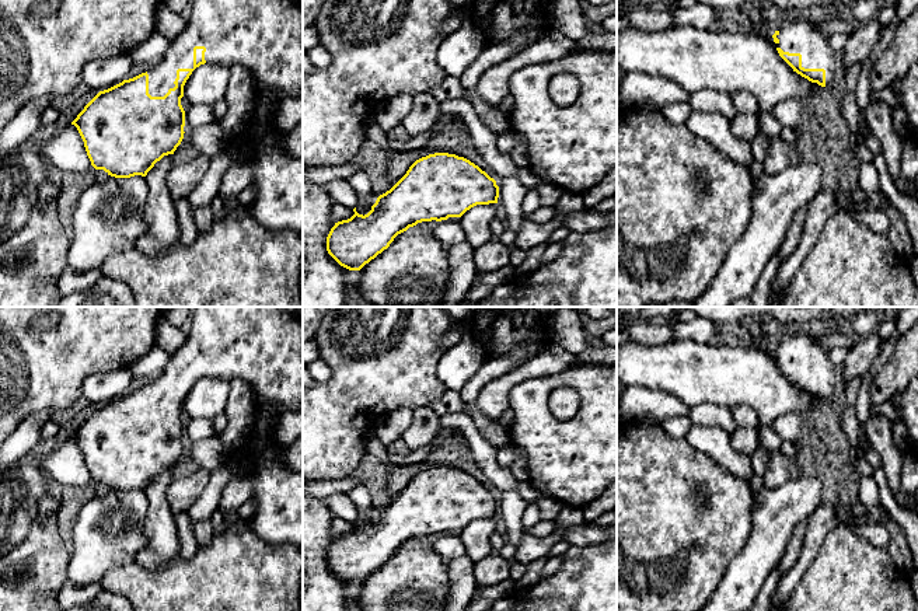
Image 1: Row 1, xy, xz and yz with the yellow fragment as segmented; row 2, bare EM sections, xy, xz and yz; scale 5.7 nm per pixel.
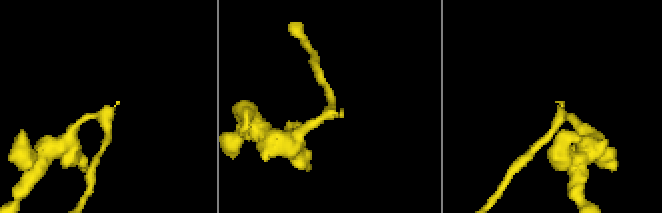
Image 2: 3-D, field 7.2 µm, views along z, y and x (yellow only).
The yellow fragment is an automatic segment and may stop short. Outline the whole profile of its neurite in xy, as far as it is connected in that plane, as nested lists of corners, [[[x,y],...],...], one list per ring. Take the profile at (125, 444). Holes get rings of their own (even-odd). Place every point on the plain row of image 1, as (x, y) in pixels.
[[[196,307],[184,345],[171,355],[164,371],[146,387],[100,405],[71,436],[84,455],[87,469],[95,483],[115,492],[146,490],[164,469],[174,468],[184,453],[185,425],[181,419],[184,399],[192,385],[205,377],[247,381],[256,401],[255,419],[240,448],[252,479],[252,500],[256,504],[248,520],[252,531],[270,544],[303,542],[303,471],[280,460],[285,446],[275,439],[279,418],[303,409],[303,317],[289,314],[282,307]]]

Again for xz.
[[[448,467],[429,468],[416,474],[390,504],[380,509],[367,528],[359,528],[355,521],[350,533],[335,537],[327,551],[327,565],[341,580],[360,584],[409,541],[461,531],[477,519],[498,517],[498,512],[496,495],[470,474]]]

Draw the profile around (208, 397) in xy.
[[[205,377],[196,381],[184,399],[184,411],[191,418],[213,420],[224,412],[230,385],[227,380]]]

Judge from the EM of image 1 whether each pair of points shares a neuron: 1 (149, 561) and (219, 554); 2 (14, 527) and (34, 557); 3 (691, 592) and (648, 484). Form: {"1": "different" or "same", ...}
{"1": "different", "2": "different", "3": "same"}

